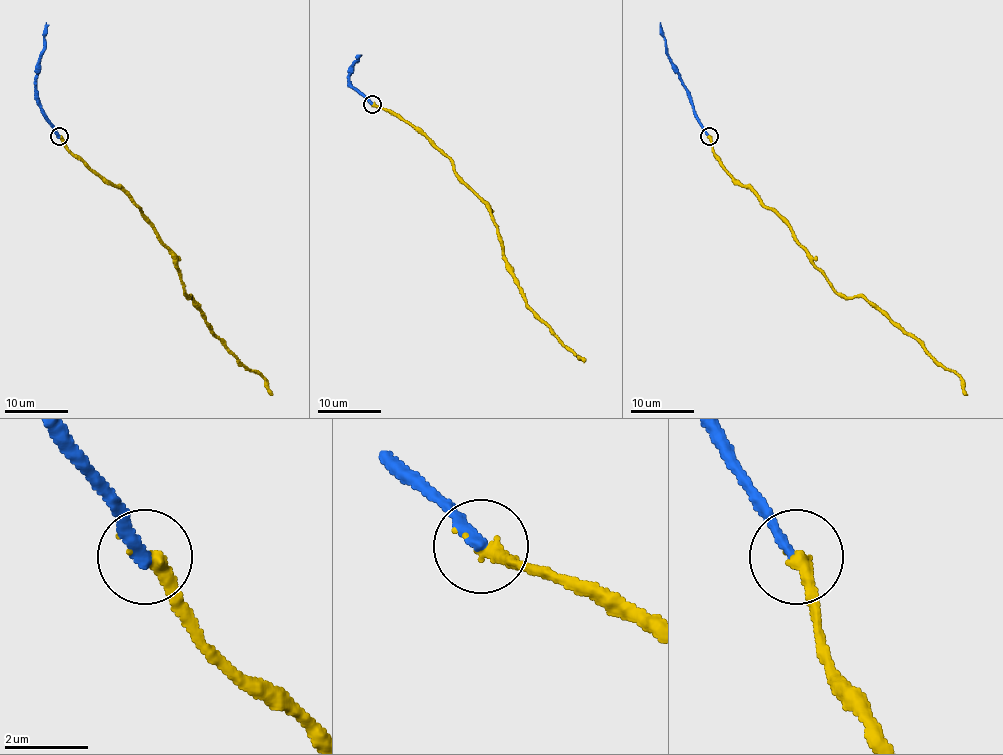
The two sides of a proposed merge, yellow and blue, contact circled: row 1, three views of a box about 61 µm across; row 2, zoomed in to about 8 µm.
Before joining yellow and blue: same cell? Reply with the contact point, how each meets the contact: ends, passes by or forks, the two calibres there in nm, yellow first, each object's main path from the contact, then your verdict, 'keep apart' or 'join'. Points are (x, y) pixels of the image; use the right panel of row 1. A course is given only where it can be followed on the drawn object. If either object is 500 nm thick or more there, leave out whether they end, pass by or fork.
place (709, 136); yellow ends; blue ends; calibres 360 and 280 nm; course yellow (709, 137), (719, 162), (786, 223), (794, 241), (839, 293), (864, 297), (952, 370), (962, 380), (965, 394); course blue (709, 137), (668, 55), (660, 23); join

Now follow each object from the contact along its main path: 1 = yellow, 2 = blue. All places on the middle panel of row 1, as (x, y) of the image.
1: (371, 104), (398, 114), (438, 149), (485, 202), (499, 234), (502, 259), (525, 303), (557, 338), (586, 360)
2: (371, 104), (349, 82), (349, 69), (358, 55)

